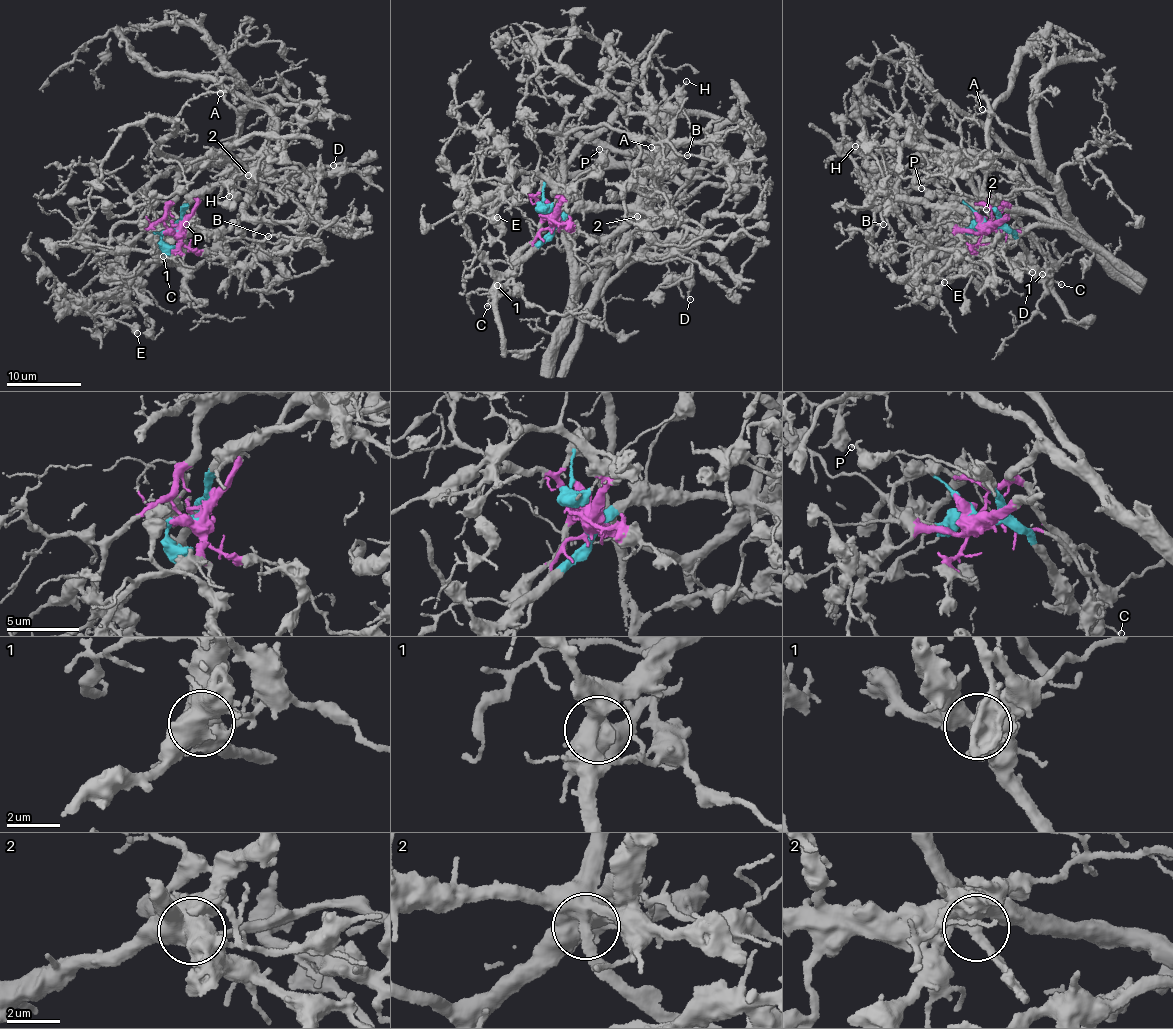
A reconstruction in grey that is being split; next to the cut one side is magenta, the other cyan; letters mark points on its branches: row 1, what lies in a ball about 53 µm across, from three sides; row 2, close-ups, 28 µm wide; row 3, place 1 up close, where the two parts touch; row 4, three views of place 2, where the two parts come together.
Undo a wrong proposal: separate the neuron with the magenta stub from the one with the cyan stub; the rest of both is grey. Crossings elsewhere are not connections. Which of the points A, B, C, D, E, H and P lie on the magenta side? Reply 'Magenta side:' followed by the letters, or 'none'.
Magenta side: A, B

